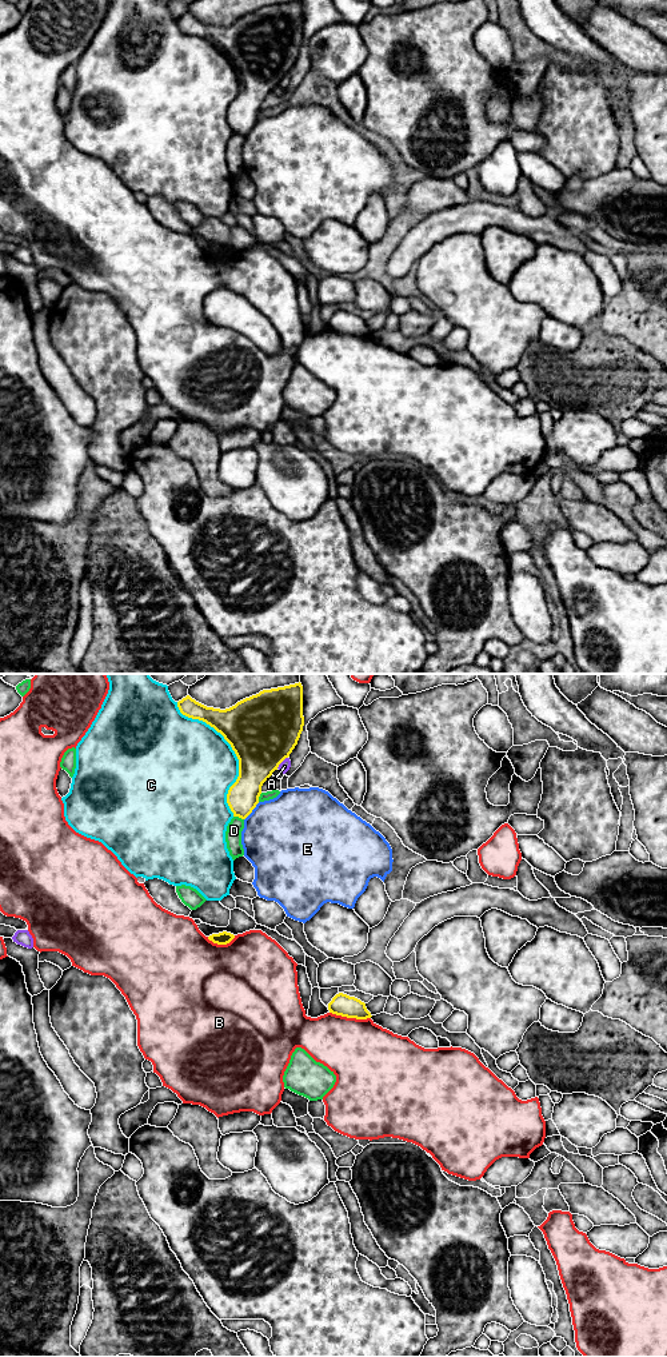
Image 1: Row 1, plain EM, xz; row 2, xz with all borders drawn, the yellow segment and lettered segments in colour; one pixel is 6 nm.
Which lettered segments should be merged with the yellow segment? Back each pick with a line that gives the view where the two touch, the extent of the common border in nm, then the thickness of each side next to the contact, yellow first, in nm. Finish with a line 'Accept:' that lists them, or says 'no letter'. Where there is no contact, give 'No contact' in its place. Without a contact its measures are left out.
Accept: no letter

